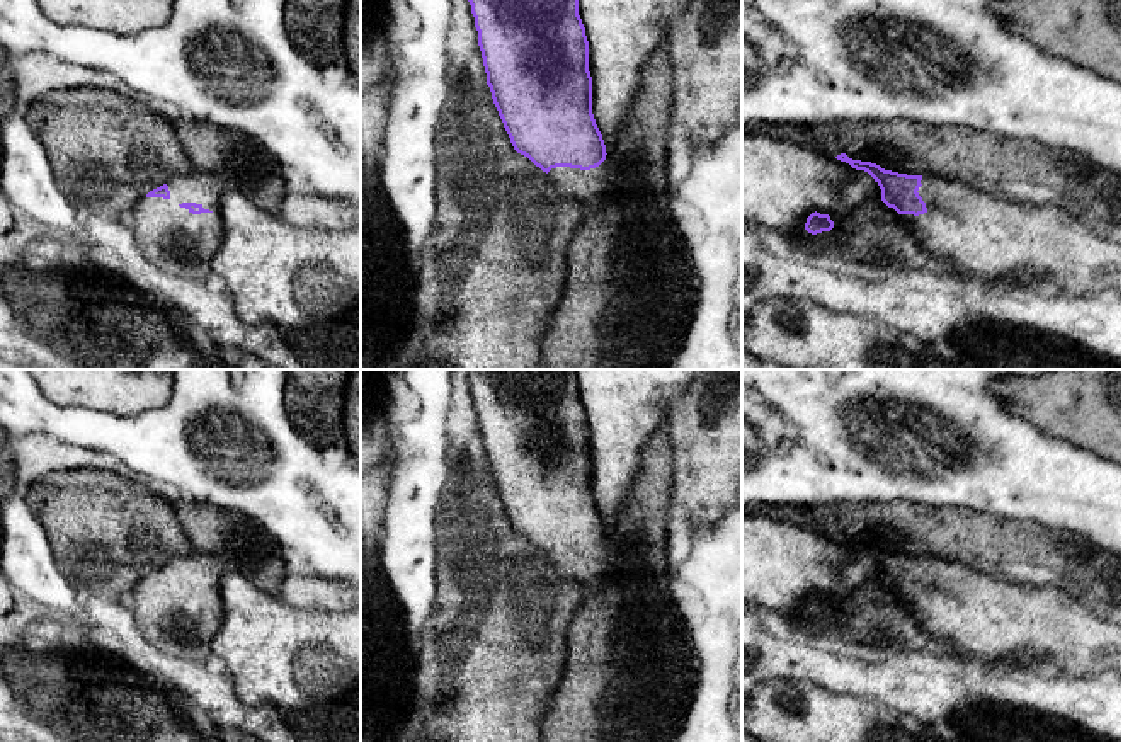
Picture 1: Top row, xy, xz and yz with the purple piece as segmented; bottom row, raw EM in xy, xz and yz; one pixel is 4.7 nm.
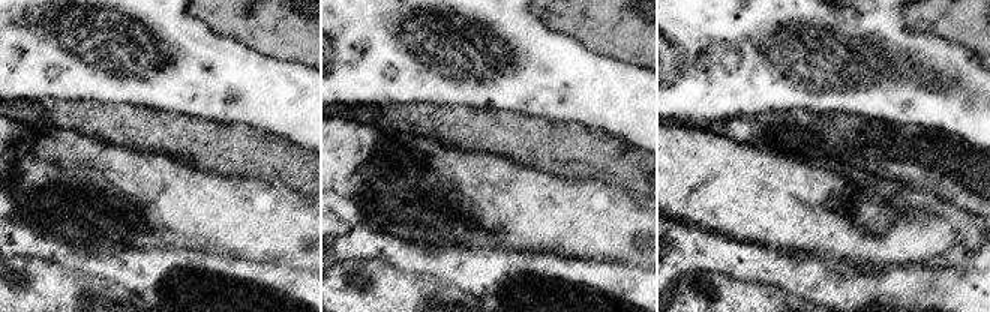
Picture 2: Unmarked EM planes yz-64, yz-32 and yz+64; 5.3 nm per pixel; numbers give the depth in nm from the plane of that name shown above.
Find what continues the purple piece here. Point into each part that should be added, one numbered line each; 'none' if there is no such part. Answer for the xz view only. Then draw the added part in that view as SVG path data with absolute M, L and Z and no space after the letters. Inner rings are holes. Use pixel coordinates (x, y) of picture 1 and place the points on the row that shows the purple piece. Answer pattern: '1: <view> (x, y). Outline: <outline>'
1: xz (587, 188). Outline: M607 158L596 168L580 170L570 167L556 167L548 172L553 186L577 203L580 211L597 213L609 191L611 175Z

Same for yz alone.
1: yz (987, 239). Outline: M922 175L919 196L926 203L924 214L900 214L898 220L914 237L921 248L927 254L946 259L960 276L970 277L980 284L994 284L1000 279L1016 277L1023 284L1055 284L1062 289L1070 289L1079 284L1092 293L1113 289L1123 294L1123 245L1104 238L1079 214L1065 206L1052 204L1023 204L1000 199L970 187L966 182Z

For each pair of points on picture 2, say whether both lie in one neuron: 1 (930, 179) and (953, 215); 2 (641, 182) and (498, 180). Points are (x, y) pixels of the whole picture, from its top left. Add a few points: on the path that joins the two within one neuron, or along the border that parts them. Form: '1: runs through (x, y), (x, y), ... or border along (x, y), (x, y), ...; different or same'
1: border along (897, 180), (929, 189); different
2: border along (594, 177), (620, 185), (639, 200); different

